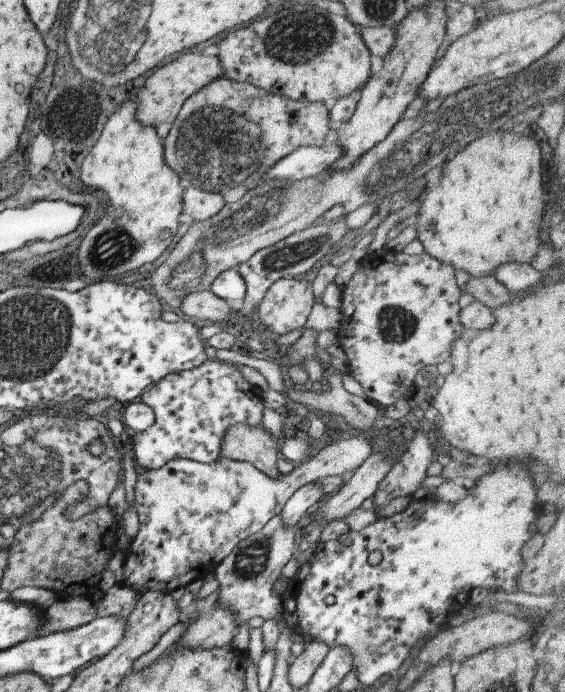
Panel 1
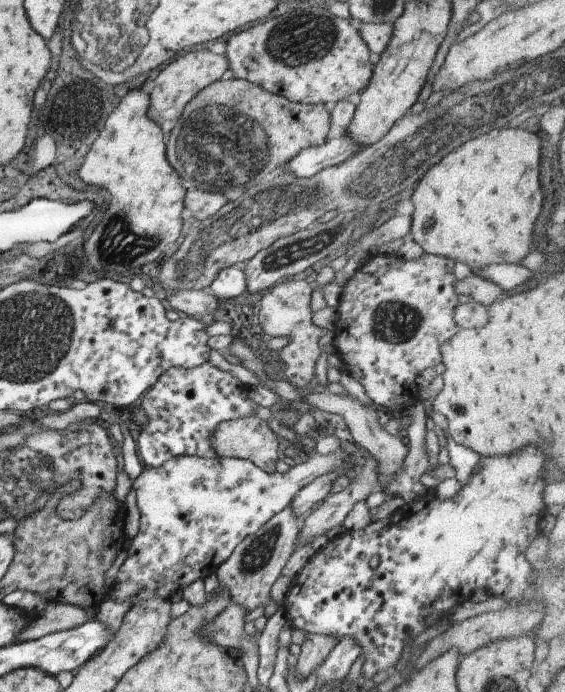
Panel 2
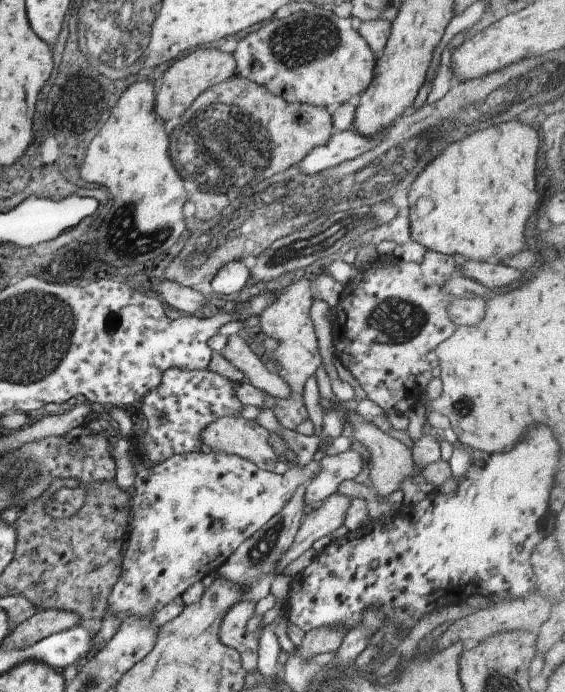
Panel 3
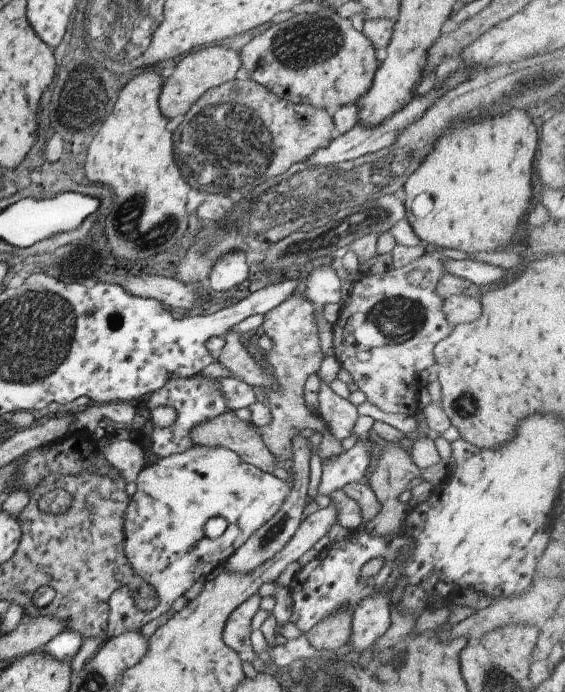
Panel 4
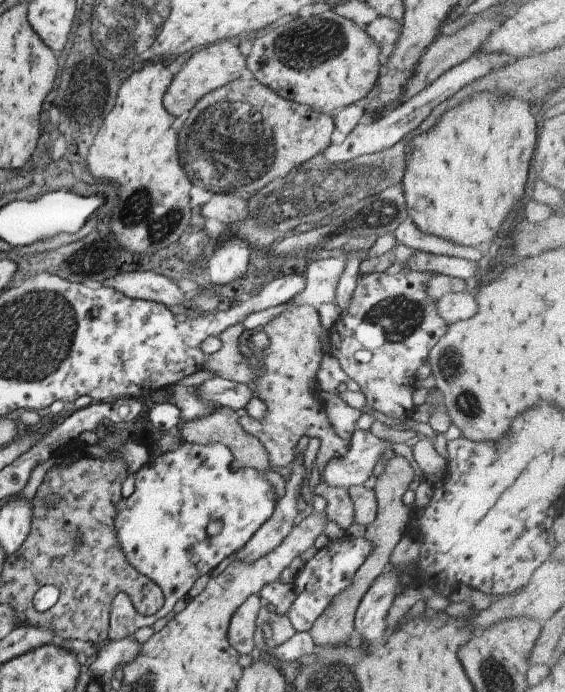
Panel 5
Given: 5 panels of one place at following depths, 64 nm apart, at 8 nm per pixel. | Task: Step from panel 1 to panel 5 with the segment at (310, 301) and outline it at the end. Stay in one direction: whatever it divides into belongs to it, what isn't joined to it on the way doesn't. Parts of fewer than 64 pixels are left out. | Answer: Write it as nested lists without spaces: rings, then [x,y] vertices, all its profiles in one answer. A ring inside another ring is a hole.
[[[298,305],[284,309],[262,326],[262,329],[268,335],[269,345],[259,352],[259,360],[263,360],[264,364],[254,383],[257,397],[264,401],[267,409],[262,420],[246,415],[239,419],[239,423],[248,434],[262,442],[269,454],[271,468],[284,468],[292,464],[296,445],[302,436],[318,438],[320,447],[314,463],[322,474],[332,459],[340,458],[348,452],[350,441],[337,435],[319,398],[322,390],[316,394],[313,387],[325,351],[321,340],[323,327],[316,305]]]

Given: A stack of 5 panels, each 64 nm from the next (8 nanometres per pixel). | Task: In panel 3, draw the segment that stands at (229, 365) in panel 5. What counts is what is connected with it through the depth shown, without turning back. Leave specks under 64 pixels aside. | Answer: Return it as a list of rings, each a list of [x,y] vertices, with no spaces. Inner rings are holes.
[[[238,335],[228,337],[228,344],[223,351],[223,357],[236,370],[246,376],[247,382],[264,390],[270,396],[280,398],[290,397],[290,387],[275,372],[267,358],[256,356],[243,338]]]

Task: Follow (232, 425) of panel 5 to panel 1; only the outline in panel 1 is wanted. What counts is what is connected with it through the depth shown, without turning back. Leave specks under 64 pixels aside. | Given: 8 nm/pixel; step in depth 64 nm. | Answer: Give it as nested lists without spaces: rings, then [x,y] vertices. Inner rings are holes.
[[[234,424],[224,434],[220,453],[226,459],[250,462],[266,476],[278,478],[282,476],[277,468],[278,443],[277,438],[264,430],[263,424]]]

